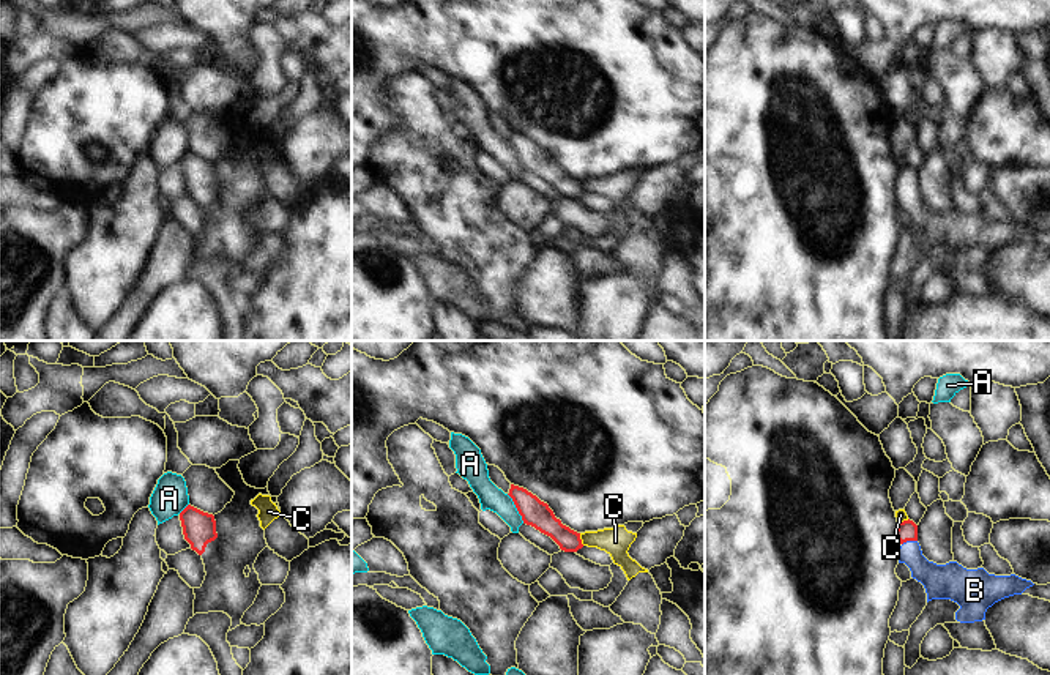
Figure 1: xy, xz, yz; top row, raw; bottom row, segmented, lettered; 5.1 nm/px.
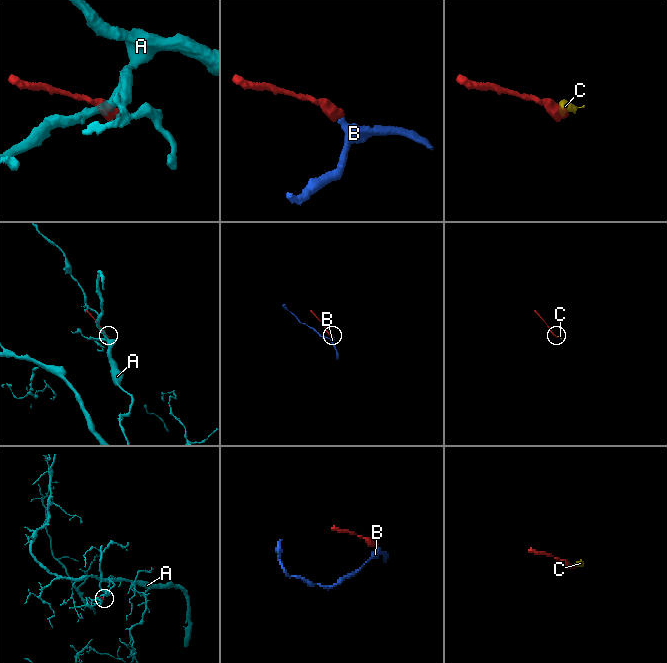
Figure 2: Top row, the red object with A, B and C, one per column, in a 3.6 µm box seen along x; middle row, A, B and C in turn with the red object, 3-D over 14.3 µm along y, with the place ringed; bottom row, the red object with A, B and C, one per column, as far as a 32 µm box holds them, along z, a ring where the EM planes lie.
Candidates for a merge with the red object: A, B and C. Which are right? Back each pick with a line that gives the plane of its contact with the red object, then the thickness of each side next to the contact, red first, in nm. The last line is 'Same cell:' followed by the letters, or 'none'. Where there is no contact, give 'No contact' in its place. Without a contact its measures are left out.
B: Touches red in yz. Thickness 110 nm (red) against 160 nm
Same cell: B

